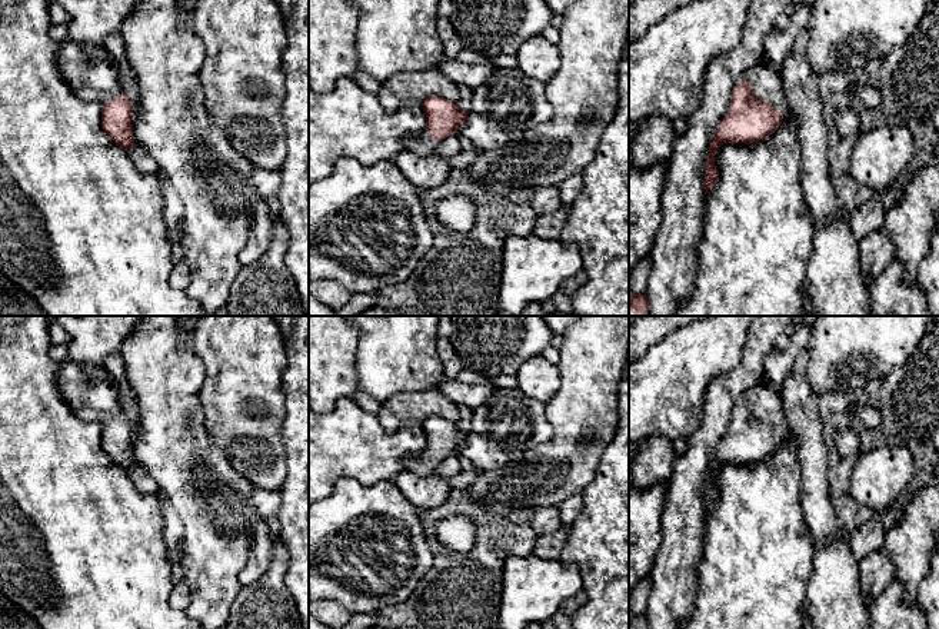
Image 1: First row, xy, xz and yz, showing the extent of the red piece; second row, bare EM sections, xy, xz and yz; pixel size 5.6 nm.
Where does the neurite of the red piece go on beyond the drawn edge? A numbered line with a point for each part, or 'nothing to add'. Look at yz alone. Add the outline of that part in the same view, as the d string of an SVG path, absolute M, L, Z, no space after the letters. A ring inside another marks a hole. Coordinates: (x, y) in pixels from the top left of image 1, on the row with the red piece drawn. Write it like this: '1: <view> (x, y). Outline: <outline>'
1: yz (768, 85). Outline: M762 57L762 60L746 73L746 80L752 84L755 94L772 104L782 114L786 114L789 101L785 93L782 76L775 70L773 63Z

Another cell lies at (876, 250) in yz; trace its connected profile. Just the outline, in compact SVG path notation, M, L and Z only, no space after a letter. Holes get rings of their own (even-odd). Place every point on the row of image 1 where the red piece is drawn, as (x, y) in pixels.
M883 226L859 240L859 264L869 284L886 269L893 256L895 246Z

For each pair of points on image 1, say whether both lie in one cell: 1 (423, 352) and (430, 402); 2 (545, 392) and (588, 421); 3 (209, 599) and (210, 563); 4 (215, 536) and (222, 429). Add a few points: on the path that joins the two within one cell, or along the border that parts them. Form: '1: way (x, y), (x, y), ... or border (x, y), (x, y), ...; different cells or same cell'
1: border (438, 386), (416, 393), (396, 395); different cells
2: border (556, 365), (560, 373), (560, 388), (545, 403); different cells
3: way (210, 591), (210, 572); same cell
4: border (205, 421), (209, 438), (242, 476); different cells

